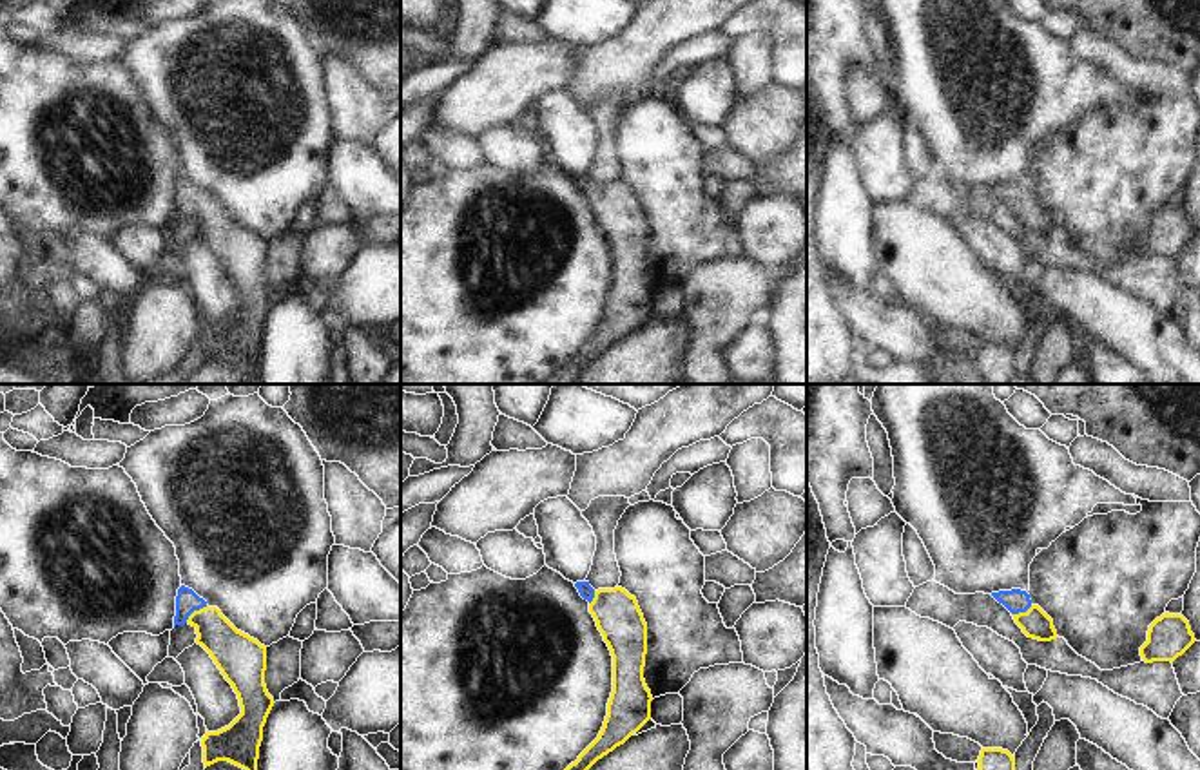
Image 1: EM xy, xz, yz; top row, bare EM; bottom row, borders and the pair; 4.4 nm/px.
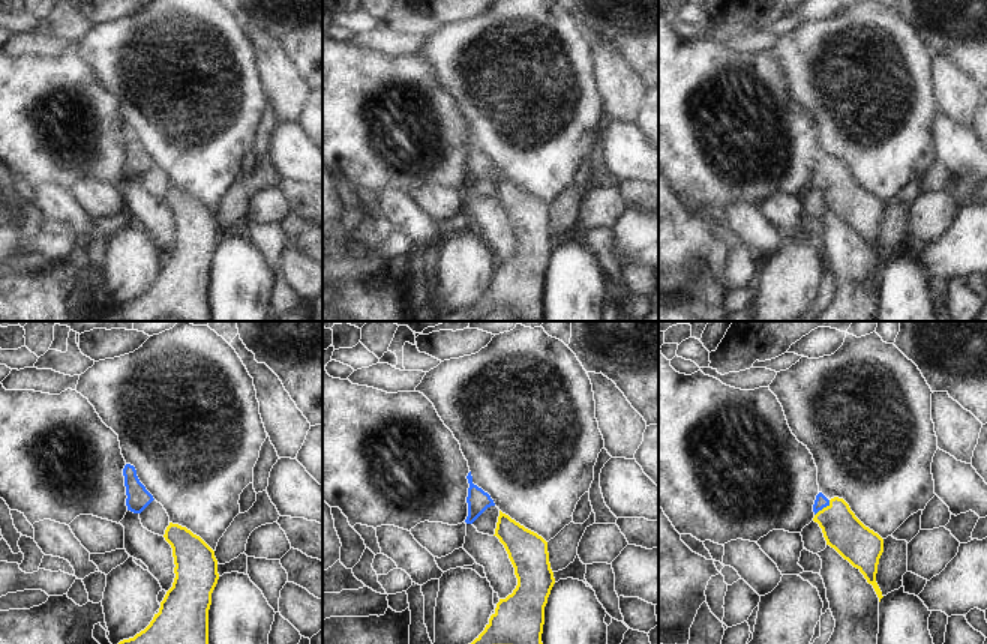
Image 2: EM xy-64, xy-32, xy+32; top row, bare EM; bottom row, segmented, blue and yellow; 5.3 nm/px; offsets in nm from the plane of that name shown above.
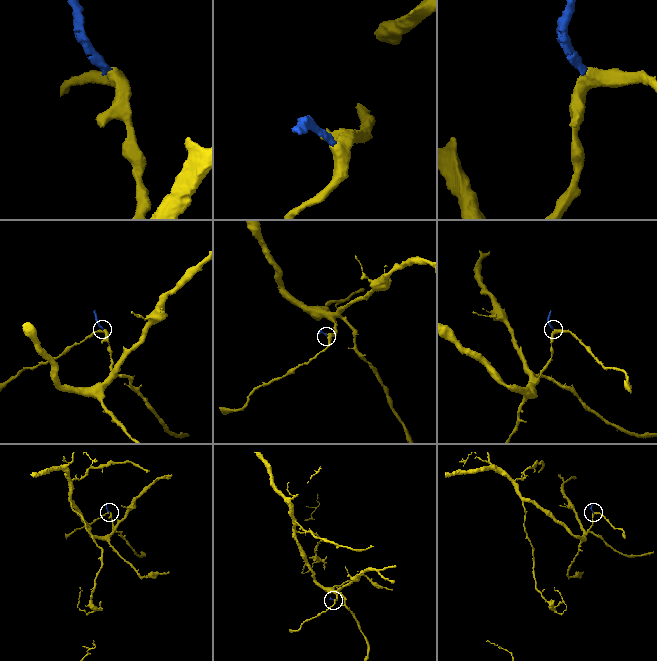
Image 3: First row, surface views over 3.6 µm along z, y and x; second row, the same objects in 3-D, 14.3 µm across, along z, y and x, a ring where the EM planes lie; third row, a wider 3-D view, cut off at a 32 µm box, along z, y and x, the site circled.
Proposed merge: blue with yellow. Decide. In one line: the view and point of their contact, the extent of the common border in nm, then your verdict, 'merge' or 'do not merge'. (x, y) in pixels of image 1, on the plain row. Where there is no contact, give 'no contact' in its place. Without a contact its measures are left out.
xy (194, 203) | 130 nm | merge

